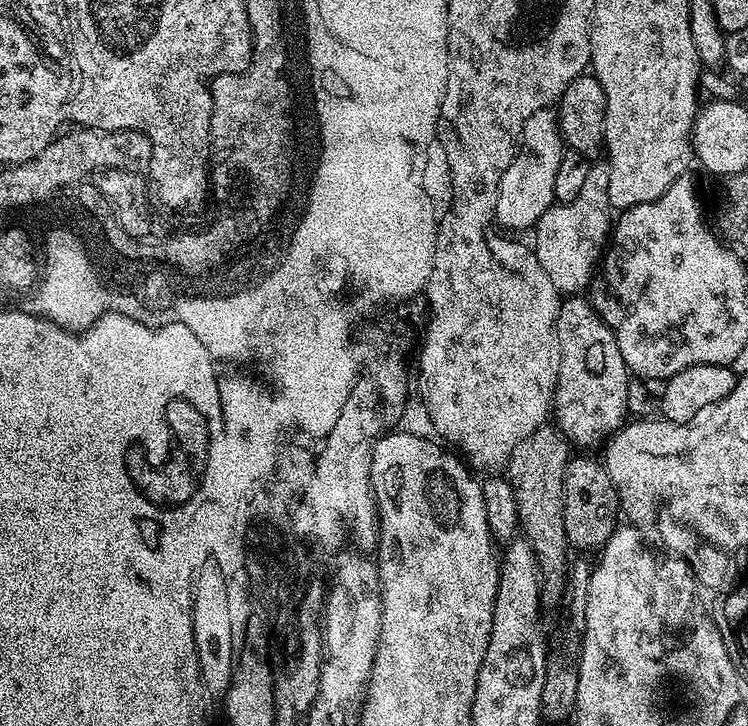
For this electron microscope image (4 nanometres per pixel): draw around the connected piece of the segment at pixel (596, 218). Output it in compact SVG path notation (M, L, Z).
M610 176L586 178L578 197L568 203L554 204L537 220L532 230L532 234L534 234L532 247L542 266L536 270L536 276L547 276L555 282L562 282L562 280L585 280L588 282L594 278L607 247L614 220L614 209L610 205L608 196L608 182L610 182Z

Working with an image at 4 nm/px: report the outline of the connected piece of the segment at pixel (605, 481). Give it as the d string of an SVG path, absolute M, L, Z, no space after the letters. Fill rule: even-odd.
M573 455L564 471L562 482L562 506L566 522L566 538L573 549L581 548L581 553L599 550L615 534L618 521L621 519L620 499L610 482L610 474L604 469L599 459L591 460L591 455Z

